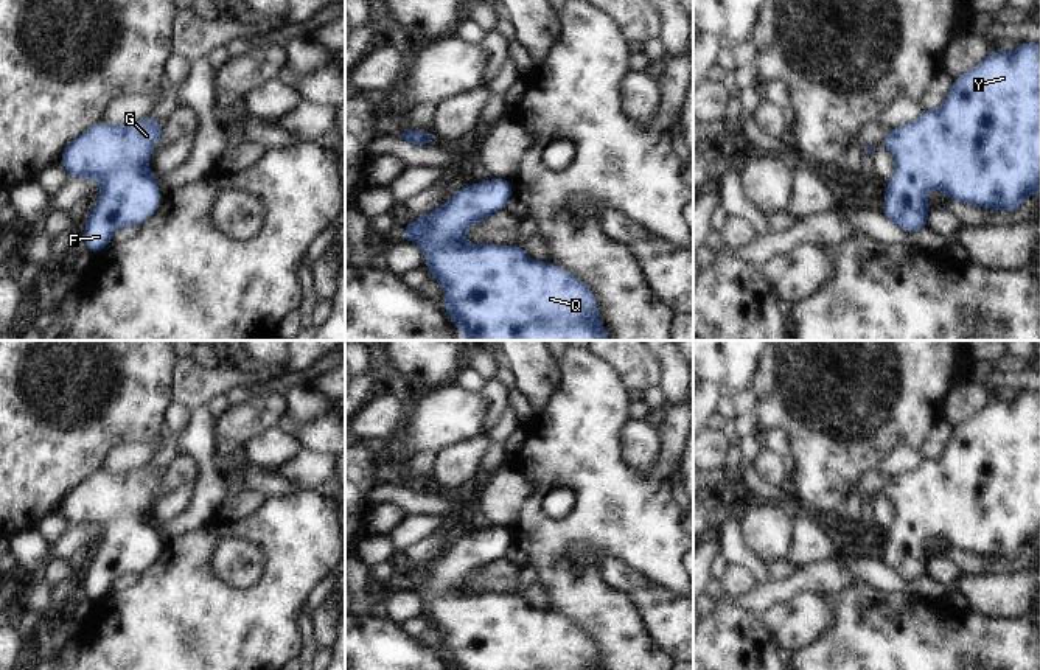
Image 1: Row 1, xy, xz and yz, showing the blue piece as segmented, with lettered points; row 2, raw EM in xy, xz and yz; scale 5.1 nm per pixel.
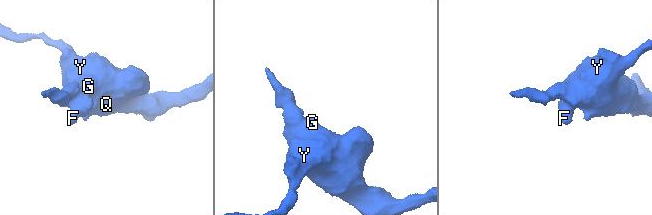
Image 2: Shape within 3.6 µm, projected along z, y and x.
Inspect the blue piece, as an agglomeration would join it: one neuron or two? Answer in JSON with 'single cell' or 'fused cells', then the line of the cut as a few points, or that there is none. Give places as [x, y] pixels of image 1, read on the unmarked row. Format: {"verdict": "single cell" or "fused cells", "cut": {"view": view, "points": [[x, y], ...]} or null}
{"verdict": "single cell", "cut": null}

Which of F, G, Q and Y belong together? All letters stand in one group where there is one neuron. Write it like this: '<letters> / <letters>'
F G Q Y

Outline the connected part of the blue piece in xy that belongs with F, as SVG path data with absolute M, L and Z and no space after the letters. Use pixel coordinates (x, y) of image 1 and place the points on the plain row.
M151 465L124 474L95 471L65 494L59 510L70 527L90 525L101 533L98 550L84 575L84 591L90 602L107 595L115 578L126 574L140 575L157 558L162 547L157 536L159 527L146 511L162 482L163 471Z

